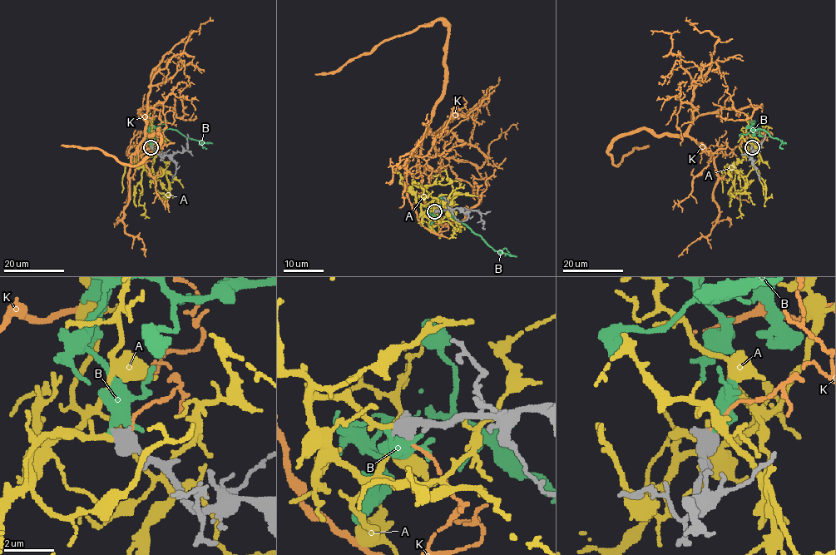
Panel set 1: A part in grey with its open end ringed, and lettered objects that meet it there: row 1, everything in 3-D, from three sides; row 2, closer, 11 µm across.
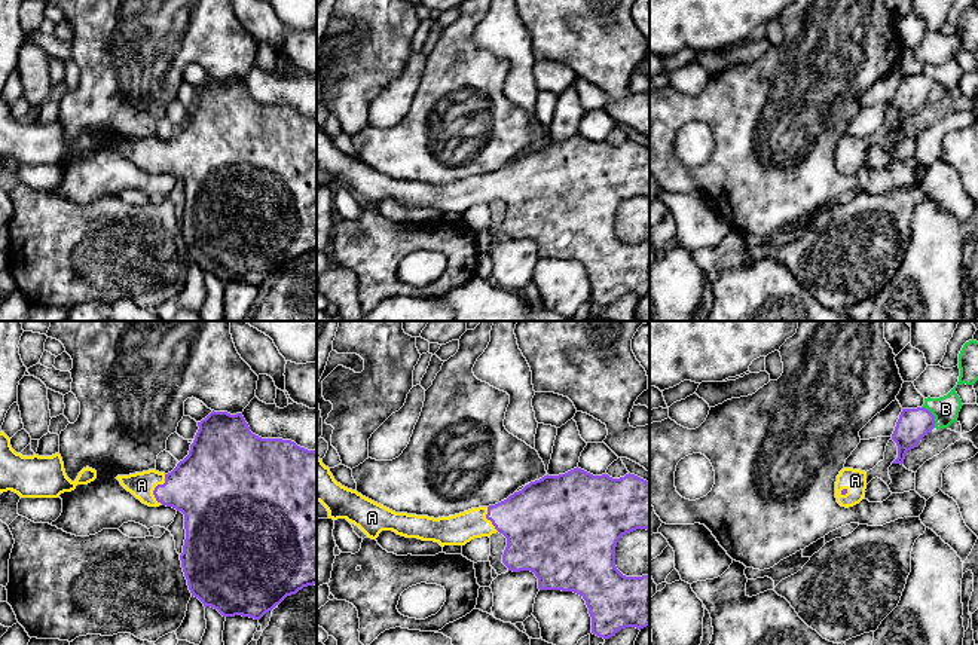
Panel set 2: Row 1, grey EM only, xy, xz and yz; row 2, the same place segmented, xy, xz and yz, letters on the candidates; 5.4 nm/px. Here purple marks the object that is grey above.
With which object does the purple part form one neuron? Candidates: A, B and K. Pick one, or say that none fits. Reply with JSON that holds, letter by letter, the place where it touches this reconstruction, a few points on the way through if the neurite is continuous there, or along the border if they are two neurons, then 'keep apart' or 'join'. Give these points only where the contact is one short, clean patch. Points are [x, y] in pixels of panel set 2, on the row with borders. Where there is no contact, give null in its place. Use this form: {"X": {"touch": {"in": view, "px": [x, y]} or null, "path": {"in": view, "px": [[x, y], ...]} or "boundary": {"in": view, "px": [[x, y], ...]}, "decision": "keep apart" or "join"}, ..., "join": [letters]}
{"A": {"touch": {"in": "xy", "px": [155, 488]}, "path": {"in": "xy", "px": [[201, 486], [155, 488], [141, 485]]}, "decision": "join"}, "B": {"touch": {"in": "yz", "px": [934, 416]}, "boundary": {"in": "yz", "px": [[923, 406], [934, 416], [935, 427]]}, "decision": "keep apart"}, "K": {"touch": null, "decision": "keep apart"}, "join": ["A"]}

